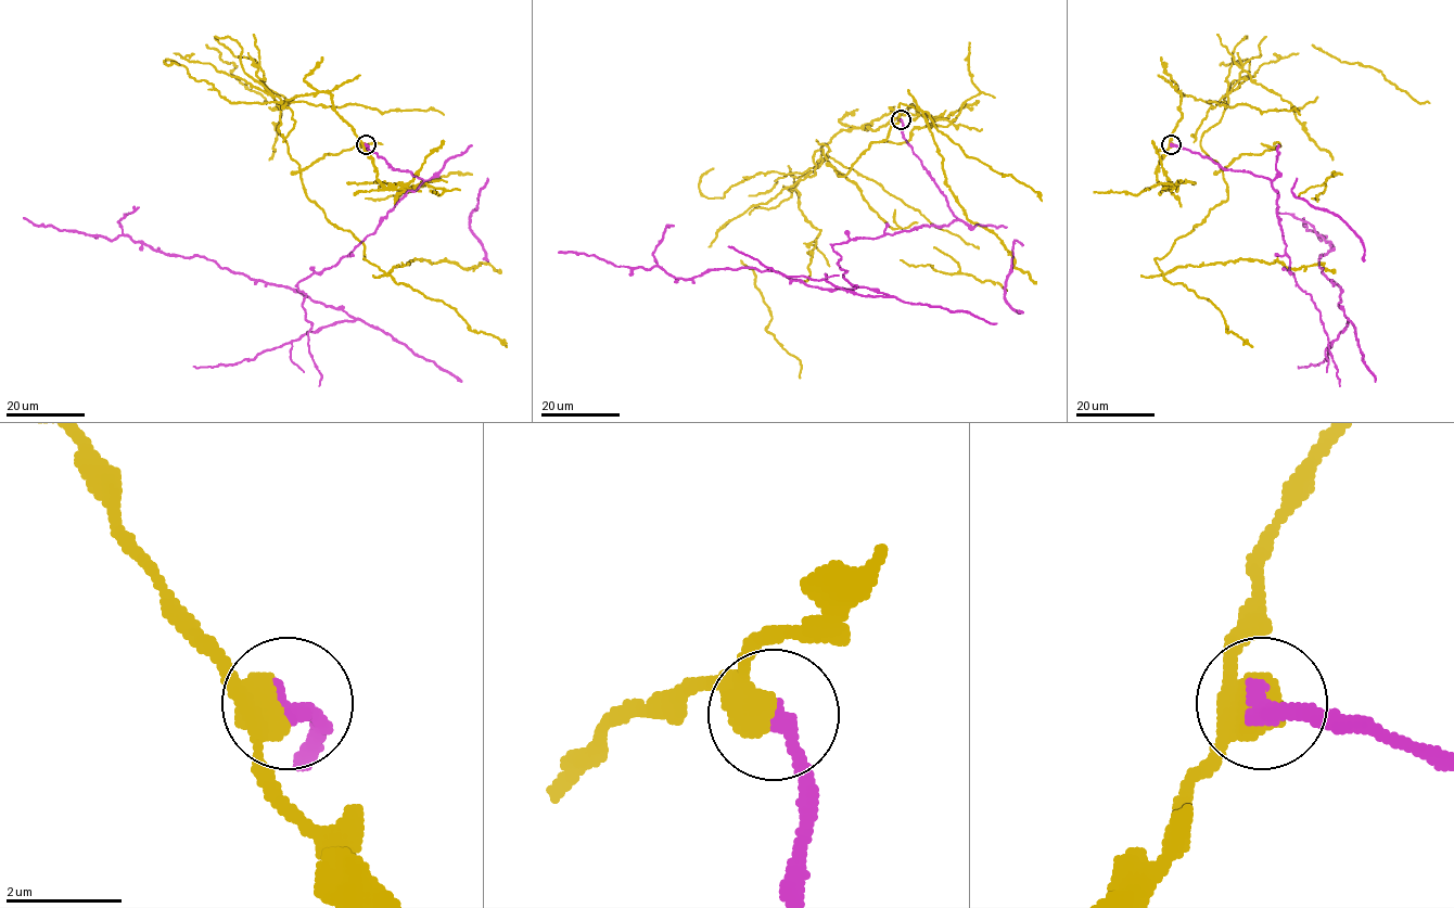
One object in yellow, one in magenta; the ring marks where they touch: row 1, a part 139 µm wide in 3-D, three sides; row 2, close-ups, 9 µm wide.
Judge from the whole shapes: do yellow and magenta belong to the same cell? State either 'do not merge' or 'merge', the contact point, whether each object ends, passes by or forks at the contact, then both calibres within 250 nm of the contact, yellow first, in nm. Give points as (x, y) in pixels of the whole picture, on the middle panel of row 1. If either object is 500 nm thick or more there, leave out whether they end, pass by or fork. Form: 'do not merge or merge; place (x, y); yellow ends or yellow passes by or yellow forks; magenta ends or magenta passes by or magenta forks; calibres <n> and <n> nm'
do not merge; place (901, 119); yellow passes by; magenta ends; calibres 480 and 320 nm

